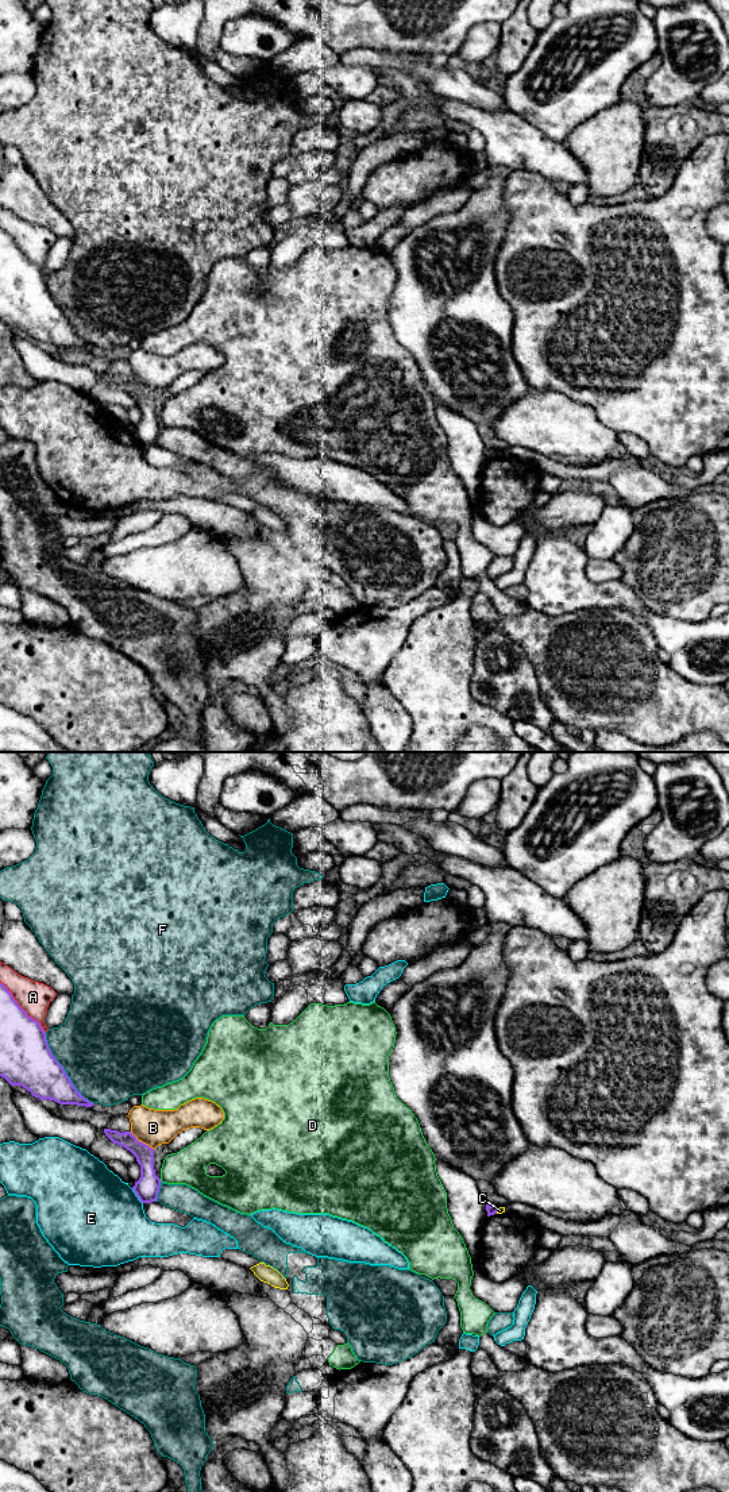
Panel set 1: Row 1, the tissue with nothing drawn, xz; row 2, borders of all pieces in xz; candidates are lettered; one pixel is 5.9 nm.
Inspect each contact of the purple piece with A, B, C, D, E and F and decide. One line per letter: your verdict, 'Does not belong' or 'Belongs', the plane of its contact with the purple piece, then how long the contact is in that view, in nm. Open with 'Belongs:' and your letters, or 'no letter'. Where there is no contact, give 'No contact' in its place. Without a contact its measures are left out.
Belongs: no letter
A: Does not belong. Touches purple in xz. Shared border 420 nm
B: Does not belong. Touches purple in xz. Shared border 180 nm
C: Does not belong. Touches purple in xz. Shared border 40 nm
D: Does not belong. Touches purple in xz. Shared border 30 nm
E: Does not belong. Touches purple in xz. Shared border 120 nm
F: Does not belong. Touches purple in xz. Shared border 500 nm

